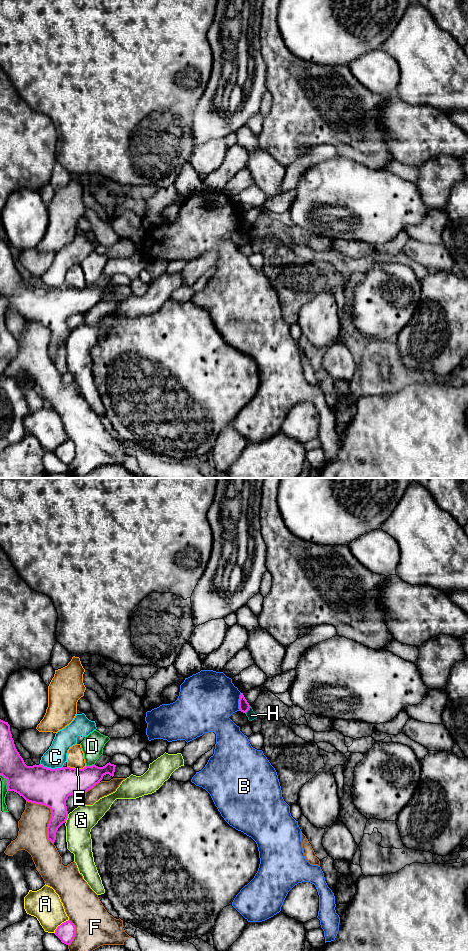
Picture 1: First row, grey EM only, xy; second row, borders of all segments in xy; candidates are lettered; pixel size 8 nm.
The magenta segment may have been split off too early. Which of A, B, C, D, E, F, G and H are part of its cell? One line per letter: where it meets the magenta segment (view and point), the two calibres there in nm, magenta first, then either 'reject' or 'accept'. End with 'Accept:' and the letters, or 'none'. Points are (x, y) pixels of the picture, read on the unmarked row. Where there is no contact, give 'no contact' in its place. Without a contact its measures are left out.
A: meets magenta in xy at (60, 445); 150 nm thick on the magenta side, 260 nm on the other; reject
B: meets magenta in xy at (239, 222); 90 nm thick on the magenta side, 440 nm on the other; reject
C: meets magenta in xy at (50, 288); 300 nm thick on the magenta side, 170 nm on the other; reject
D: meets magenta in xy at (90, 286); 240 nm thick on the magenta side, 180 nm on the other; reject
E: meets magenta in xy at (76, 289); 300 nm thick on the magenta side, 140 nm on the other; reject
F: meets magenta in xy at (51, 335); 300 nm thick on the magenta side, 240 nm on the other; reject
G: meets magenta in xy at (67, 337); 280 nm thick on the magenta side, 220 nm on the other; reject
H: meets magenta in xy at (248, 229); 90 nm thick on the magenta side, 70 nm on the other; reject
Accept: none

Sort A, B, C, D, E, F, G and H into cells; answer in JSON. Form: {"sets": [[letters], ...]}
{"sets": [["A"], ["B"], ["C"], ["D"], ["E"], ["F"], ["G"], ["H"]]}

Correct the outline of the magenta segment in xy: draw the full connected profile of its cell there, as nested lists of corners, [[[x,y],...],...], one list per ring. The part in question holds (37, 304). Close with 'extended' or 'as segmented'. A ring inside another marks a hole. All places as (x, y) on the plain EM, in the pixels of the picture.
[[[0,239],[0,295],[8,301],[8,311],[18,313],[28,322],[51,329],[47,359],[52,363],[56,360],[58,348],[68,338],[68,317],[76,313],[86,313],[106,294],[113,297],[115,287],[110,282],[103,287],[94,284],[83,289],[51,289],[41,284],[27,286],[15,267],[10,245]]] | as segmented

